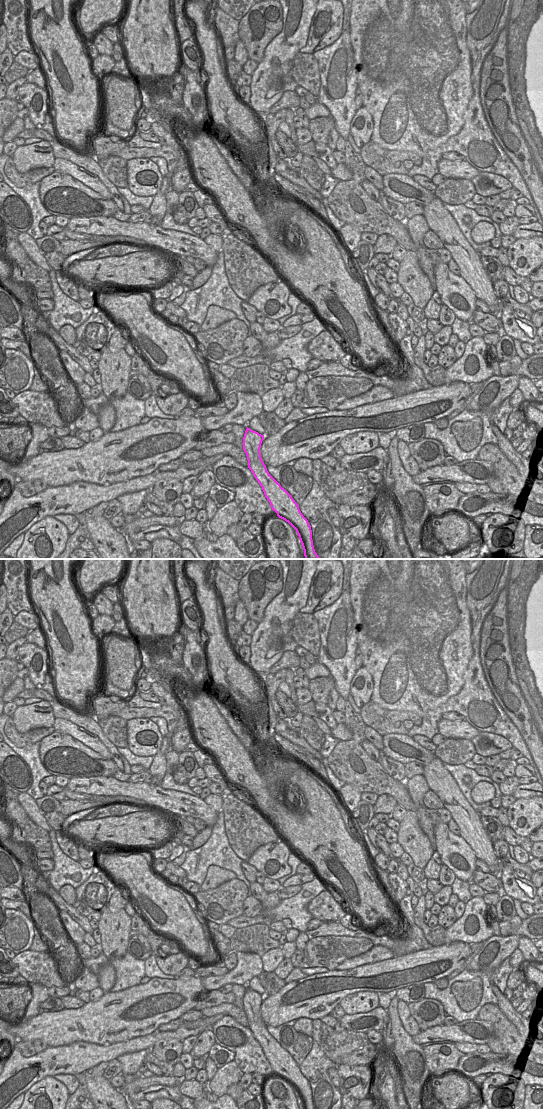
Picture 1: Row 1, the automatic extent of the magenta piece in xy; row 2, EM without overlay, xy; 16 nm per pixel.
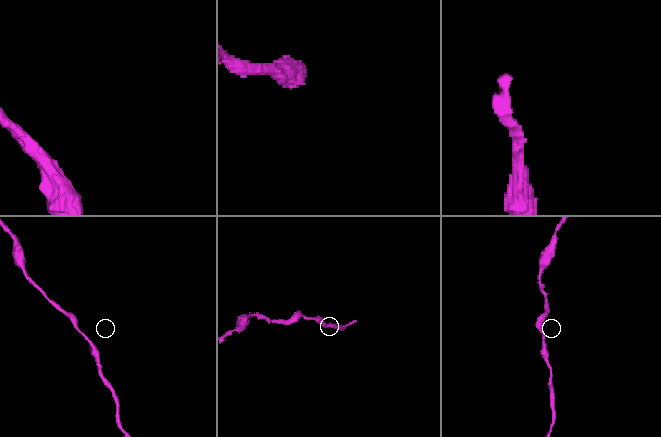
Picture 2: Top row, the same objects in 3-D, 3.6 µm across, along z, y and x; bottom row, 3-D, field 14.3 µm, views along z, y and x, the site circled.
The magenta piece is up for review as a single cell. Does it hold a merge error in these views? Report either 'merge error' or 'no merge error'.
no merge error

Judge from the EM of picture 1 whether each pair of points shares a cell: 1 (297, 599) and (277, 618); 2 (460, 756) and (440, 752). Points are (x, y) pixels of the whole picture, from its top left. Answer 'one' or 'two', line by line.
1: one
2: one

